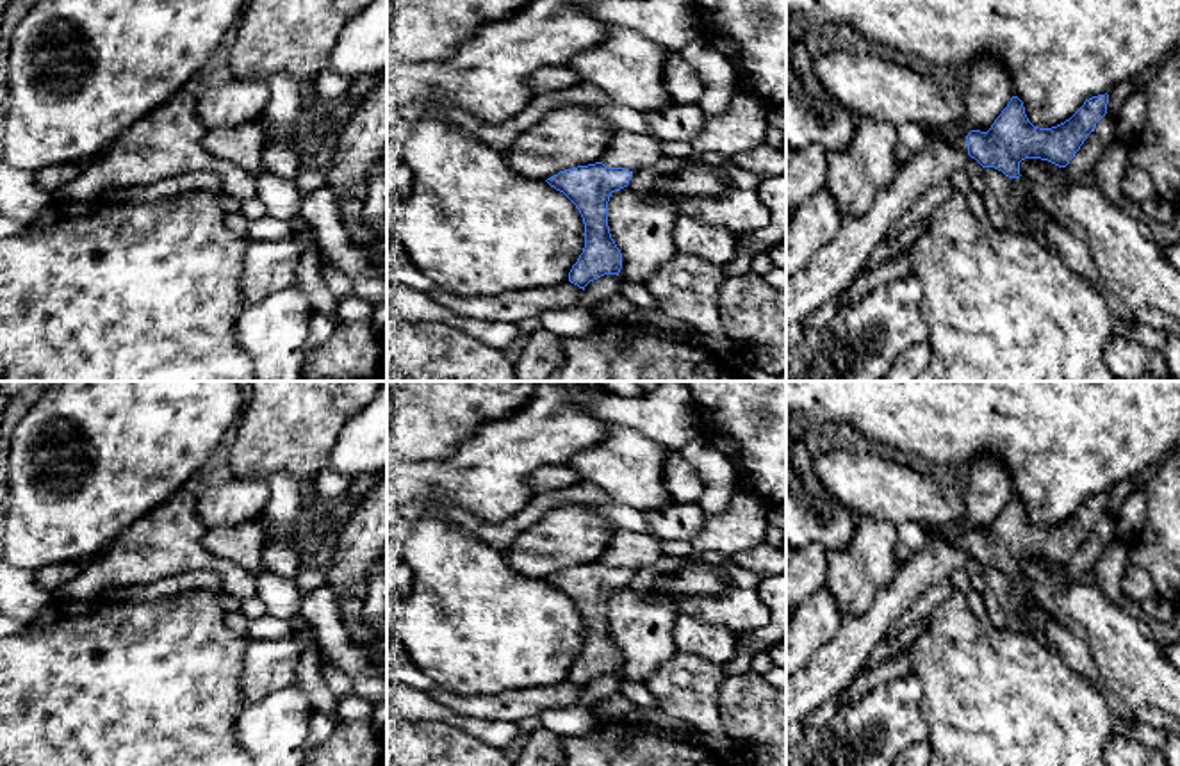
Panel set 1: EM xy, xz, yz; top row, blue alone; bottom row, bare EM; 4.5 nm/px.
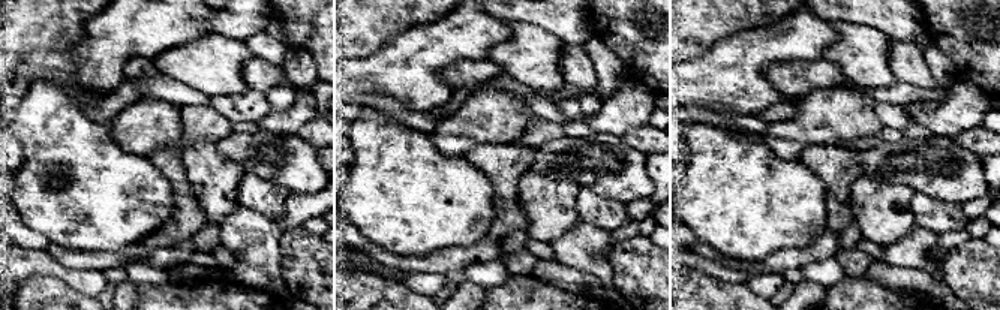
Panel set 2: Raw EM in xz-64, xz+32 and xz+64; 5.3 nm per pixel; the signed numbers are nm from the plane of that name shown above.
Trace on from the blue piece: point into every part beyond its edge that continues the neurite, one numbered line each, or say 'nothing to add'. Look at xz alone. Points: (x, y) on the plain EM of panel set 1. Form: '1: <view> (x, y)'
1: xz (628, 549)

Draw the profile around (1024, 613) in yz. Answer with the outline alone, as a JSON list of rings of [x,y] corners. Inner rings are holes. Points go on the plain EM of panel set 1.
[[[984,566],[982,577],[1000,602],[1007,622],[1005,629],[1057,652],[1075,675],[1089,682],[1100,679],[1100,670],[1087,645],[1045,609],[1025,577],[1009,577],[995,566]]]

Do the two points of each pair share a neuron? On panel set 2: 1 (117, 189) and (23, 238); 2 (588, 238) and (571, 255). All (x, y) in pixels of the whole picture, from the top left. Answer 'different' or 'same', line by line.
1: different
2: same

